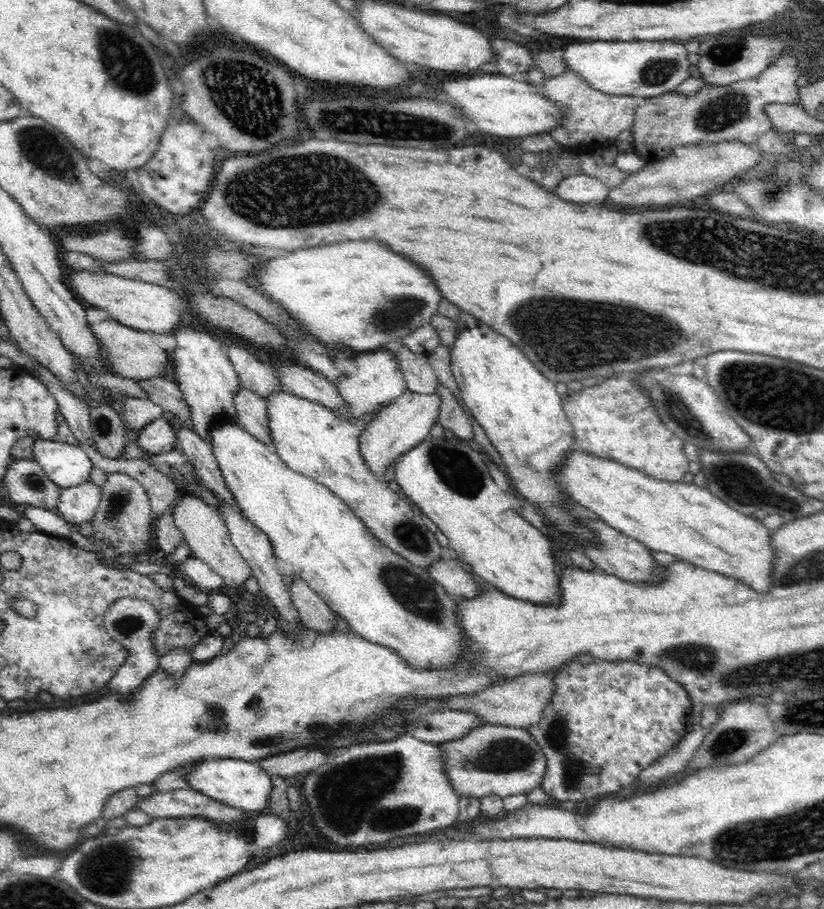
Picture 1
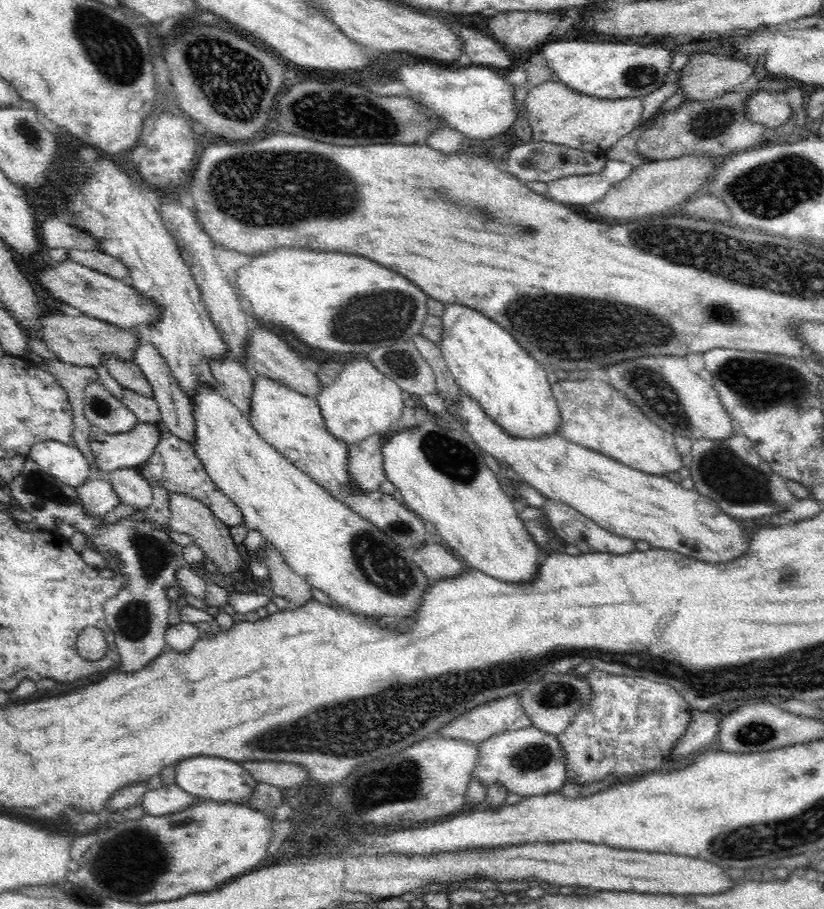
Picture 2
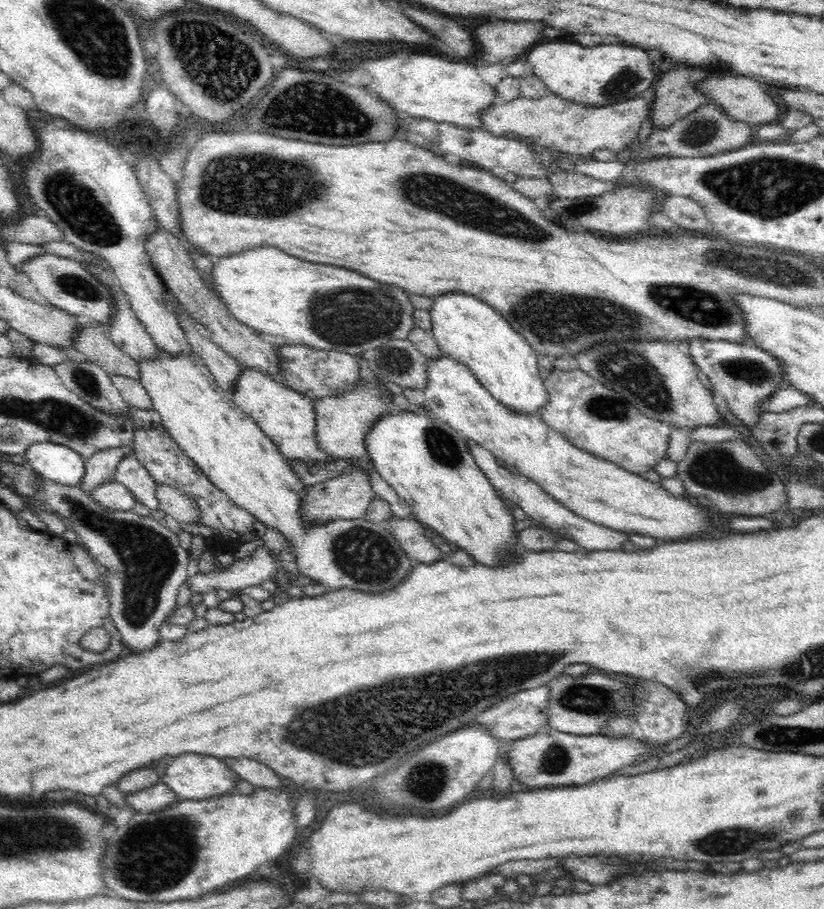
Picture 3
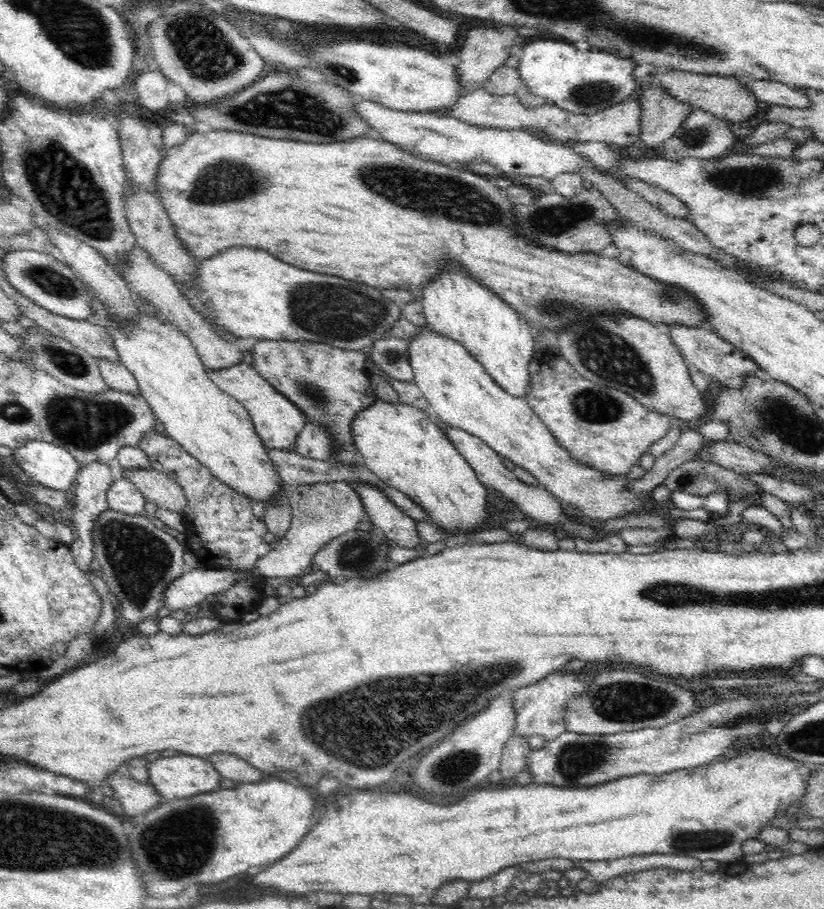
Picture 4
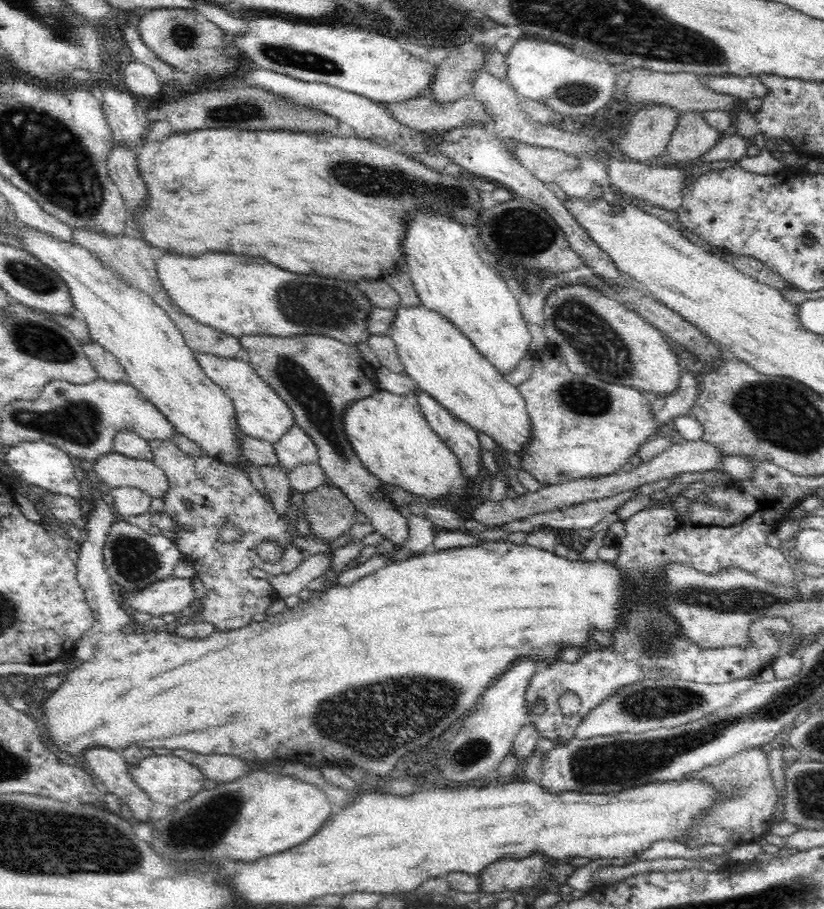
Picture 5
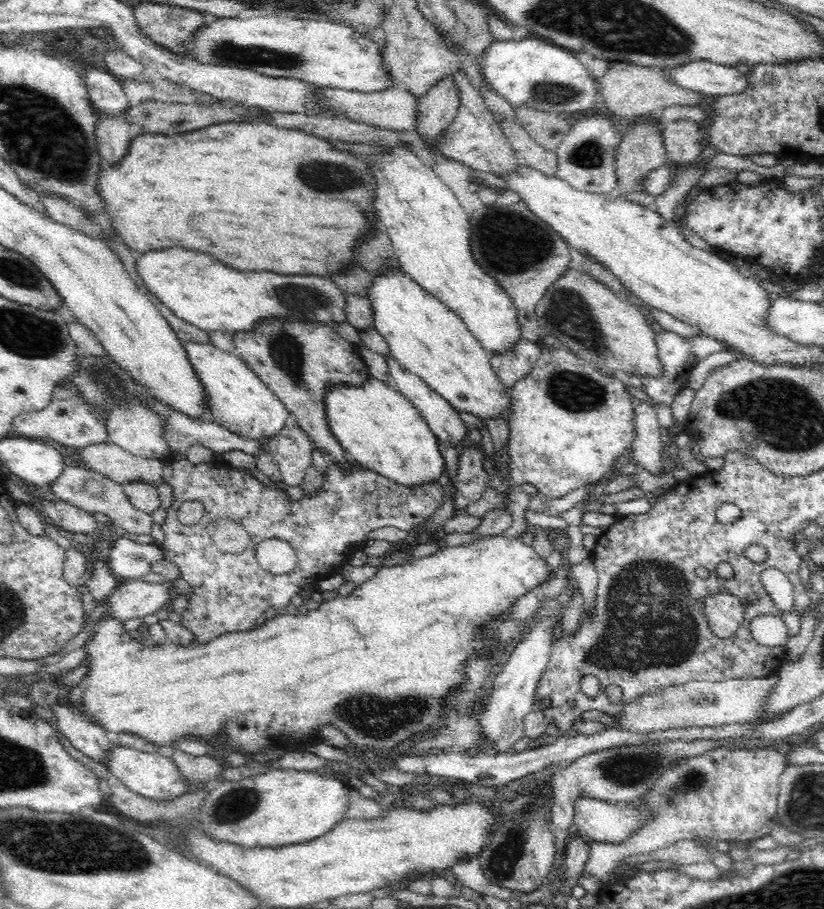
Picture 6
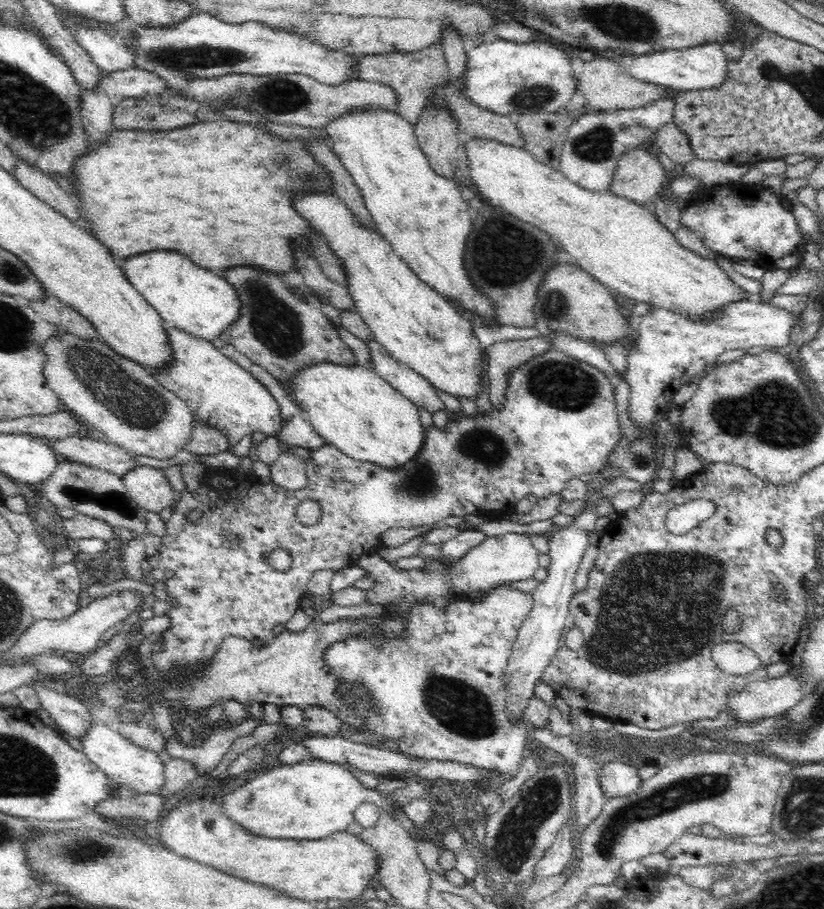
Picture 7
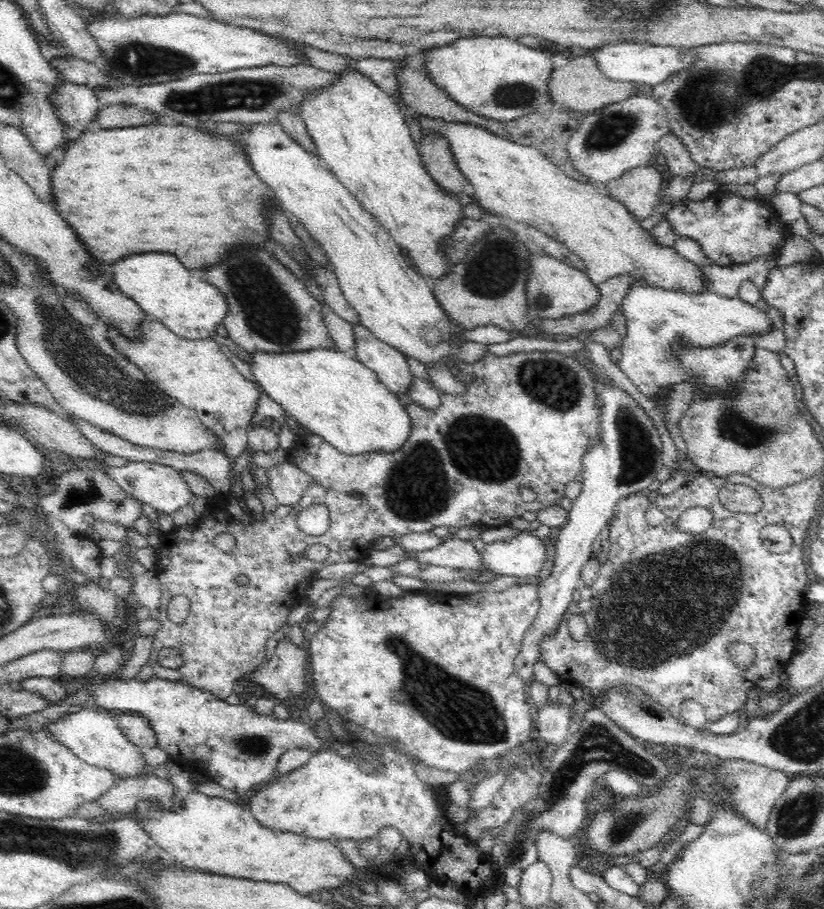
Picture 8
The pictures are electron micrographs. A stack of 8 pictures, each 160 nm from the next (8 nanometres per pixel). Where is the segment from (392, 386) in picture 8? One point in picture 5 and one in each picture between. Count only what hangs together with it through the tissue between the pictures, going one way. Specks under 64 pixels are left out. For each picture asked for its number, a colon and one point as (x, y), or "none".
5: (461, 438)
6: (442, 418)
7: (417, 389)

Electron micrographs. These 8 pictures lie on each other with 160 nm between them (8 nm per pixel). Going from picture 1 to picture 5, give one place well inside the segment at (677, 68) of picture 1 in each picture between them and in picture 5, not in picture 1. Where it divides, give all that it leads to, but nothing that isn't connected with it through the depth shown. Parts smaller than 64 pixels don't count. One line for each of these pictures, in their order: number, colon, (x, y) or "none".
2: (604, 70)
3: (601, 75)
4: (587, 82)
5: (575, 85)

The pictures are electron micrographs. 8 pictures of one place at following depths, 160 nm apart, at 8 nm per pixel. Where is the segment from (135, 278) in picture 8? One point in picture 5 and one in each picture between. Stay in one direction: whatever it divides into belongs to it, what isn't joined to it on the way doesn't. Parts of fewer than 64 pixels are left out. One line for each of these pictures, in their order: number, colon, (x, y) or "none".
5: (238, 295)
6: (207, 294)
7: (192, 299)

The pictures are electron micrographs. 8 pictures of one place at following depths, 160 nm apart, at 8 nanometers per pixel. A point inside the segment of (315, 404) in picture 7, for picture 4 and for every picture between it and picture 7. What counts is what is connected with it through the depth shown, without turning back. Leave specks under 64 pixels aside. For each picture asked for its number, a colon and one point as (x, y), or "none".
4: (405, 447)
5: (390, 435)
6: (378, 427)

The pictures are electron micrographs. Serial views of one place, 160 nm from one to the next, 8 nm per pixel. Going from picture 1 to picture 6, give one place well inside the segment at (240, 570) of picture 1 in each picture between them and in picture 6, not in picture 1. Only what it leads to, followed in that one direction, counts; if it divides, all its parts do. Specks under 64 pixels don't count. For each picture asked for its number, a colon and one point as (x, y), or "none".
2: (189, 516)
3: (172, 501)
4: (156, 486)
5: (115, 470)
6: (120, 466)

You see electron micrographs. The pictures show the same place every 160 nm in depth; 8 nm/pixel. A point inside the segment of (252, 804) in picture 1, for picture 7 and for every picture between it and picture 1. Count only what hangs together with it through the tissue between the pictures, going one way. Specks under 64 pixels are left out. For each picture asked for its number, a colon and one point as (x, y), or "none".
2: (218, 778)
3: (192, 776)
4: (181, 776)
5: (166, 779)
6: (152, 775)
7: (122, 762)

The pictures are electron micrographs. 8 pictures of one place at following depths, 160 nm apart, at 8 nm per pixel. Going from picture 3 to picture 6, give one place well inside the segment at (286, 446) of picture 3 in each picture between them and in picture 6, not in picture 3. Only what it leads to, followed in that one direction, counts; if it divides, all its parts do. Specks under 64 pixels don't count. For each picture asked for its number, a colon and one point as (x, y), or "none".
4: (277, 422)
5: (260, 413)
6: (237, 398)

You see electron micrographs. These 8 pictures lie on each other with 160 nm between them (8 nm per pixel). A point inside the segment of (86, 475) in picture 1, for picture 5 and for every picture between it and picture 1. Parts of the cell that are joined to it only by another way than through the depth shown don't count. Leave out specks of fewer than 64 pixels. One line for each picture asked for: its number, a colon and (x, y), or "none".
2: (68, 464)
3: (61, 464)
4: (53, 466)
5: (39, 463)

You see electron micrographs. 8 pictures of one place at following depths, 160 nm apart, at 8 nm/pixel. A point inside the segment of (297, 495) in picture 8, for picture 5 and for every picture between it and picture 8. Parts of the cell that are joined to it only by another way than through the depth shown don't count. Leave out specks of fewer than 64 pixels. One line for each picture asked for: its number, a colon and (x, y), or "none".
5: (296, 447)
6: (292, 448)
7: (288, 472)

